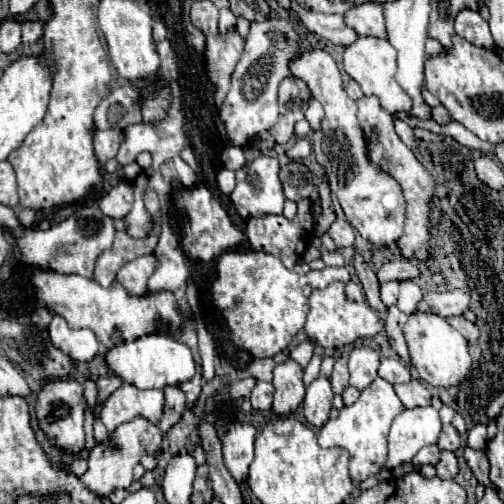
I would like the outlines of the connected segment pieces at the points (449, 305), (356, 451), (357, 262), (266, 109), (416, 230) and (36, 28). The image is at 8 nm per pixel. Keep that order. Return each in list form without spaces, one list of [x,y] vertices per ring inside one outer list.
[[[452,290],[452,292],[424,292],[422,300],[418,302],[418,308],[422,312],[434,312],[438,316],[458,316],[464,310],[468,310],[470,296]]]
[[[376,378],[368,388],[362,390],[360,398],[352,404],[340,410],[338,418],[328,420],[318,434],[318,444],[322,448],[340,446],[350,452],[350,476],[356,484],[362,480],[378,474],[388,458],[388,430],[392,420],[404,410],[402,402],[398,400],[394,386],[386,382],[384,378]]]
[[[356,254],[356,258],[354,258],[354,266],[356,266],[358,278],[360,278],[360,282],[362,282],[362,288],[364,288],[364,294],[366,294],[368,304],[370,304],[376,312],[380,312],[380,316],[384,318],[386,312],[388,312],[388,308],[386,308],[384,302],[380,300],[380,282],[378,282],[378,278],[376,278],[376,272],[374,272],[368,264],[364,264],[364,258],[362,258],[360,254]]]
[[[268,18],[264,22],[254,22],[246,38],[244,52],[232,74],[232,86],[220,110],[220,118],[226,126],[226,134],[232,144],[244,146],[248,140],[260,132],[270,130],[278,120],[276,110],[280,80],[288,76],[288,64],[300,52],[298,34],[288,20]]]
[[[362,96],[358,102],[358,120],[368,144],[368,158],[376,168],[382,172],[388,172],[402,188],[404,200],[406,200],[406,222],[404,222],[404,234],[396,244],[390,244],[388,250],[396,250],[404,258],[416,258],[416,260],[428,260],[432,256],[432,244],[430,244],[430,200],[434,194],[434,178],[432,174],[418,162],[414,152],[396,136],[394,132],[394,118],[380,106],[380,100],[376,96]]]
[[[34,20],[34,22],[22,22],[22,42],[24,44],[32,44],[42,36],[42,28],[44,22]]]

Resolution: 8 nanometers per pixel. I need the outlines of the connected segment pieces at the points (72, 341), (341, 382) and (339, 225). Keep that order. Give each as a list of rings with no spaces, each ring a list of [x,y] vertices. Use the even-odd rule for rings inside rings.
[[[62,316],[52,318],[48,326],[48,334],[52,344],[58,350],[62,350],[64,354],[68,354],[72,360],[78,360],[78,362],[92,360],[100,350],[100,344],[92,330],[72,330],[68,328]]]
[[[340,354],[336,356],[336,364],[330,376],[330,384],[332,384],[332,392],[334,394],[342,394],[344,388],[348,386],[348,354]]]
[[[336,218],[336,222],[328,228],[328,234],[336,242],[338,248],[354,246],[354,228],[344,218]]]

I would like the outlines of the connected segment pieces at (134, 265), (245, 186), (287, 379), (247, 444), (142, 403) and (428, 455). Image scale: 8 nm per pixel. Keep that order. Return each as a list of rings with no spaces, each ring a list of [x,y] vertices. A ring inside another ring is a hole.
[[[140,256],[140,258],[128,262],[124,268],[120,268],[116,280],[126,288],[128,294],[144,296],[148,292],[146,282],[154,270],[156,270],[156,258],[154,256]]]
[[[258,156],[254,162],[236,170],[236,188],[230,194],[240,218],[282,214],[284,194],[278,178],[280,164],[276,158]]]
[[[288,360],[274,368],[274,402],[272,412],[278,416],[292,414],[300,402],[304,400],[304,382],[302,382],[302,368],[298,362]]]
[[[240,422],[230,424],[228,432],[224,432],[222,436],[224,464],[238,484],[246,480],[248,468],[254,460],[254,440],[256,440],[256,428]]]
[[[122,384],[106,402],[100,420],[112,434],[120,424],[132,422],[136,416],[156,424],[164,408],[164,390],[138,390],[132,384]]]
[[[430,444],[428,448],[420,450],[420,460],[412,460],[414,466],[422,466],[422,464],[432,464],[436,466],[440,460],[440,448],[436,444]]]

